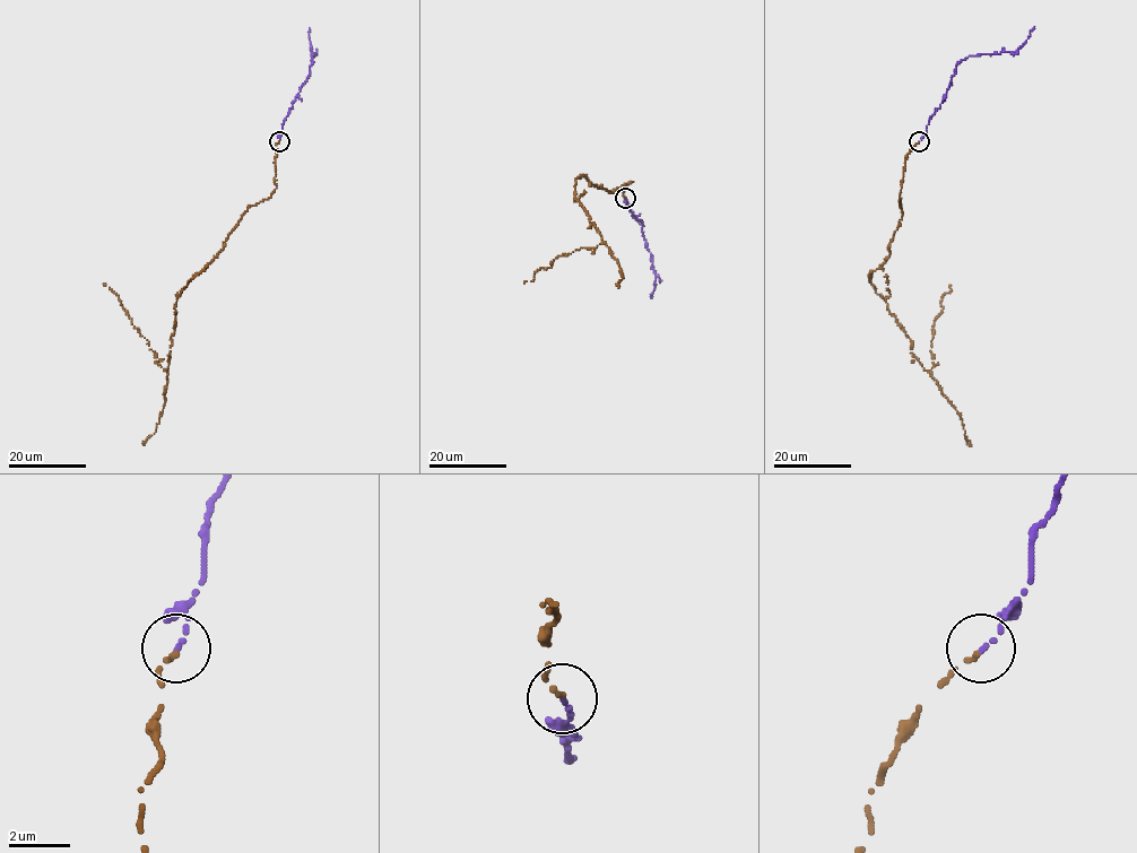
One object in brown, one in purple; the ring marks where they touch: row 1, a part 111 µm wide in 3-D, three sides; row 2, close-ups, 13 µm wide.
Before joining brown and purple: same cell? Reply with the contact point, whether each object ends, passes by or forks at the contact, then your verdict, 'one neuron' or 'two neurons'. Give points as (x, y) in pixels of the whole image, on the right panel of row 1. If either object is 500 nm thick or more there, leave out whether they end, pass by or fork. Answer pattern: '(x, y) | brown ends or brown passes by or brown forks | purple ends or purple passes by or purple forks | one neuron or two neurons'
(919, 141) | brown ends | purple ends | one neuron

